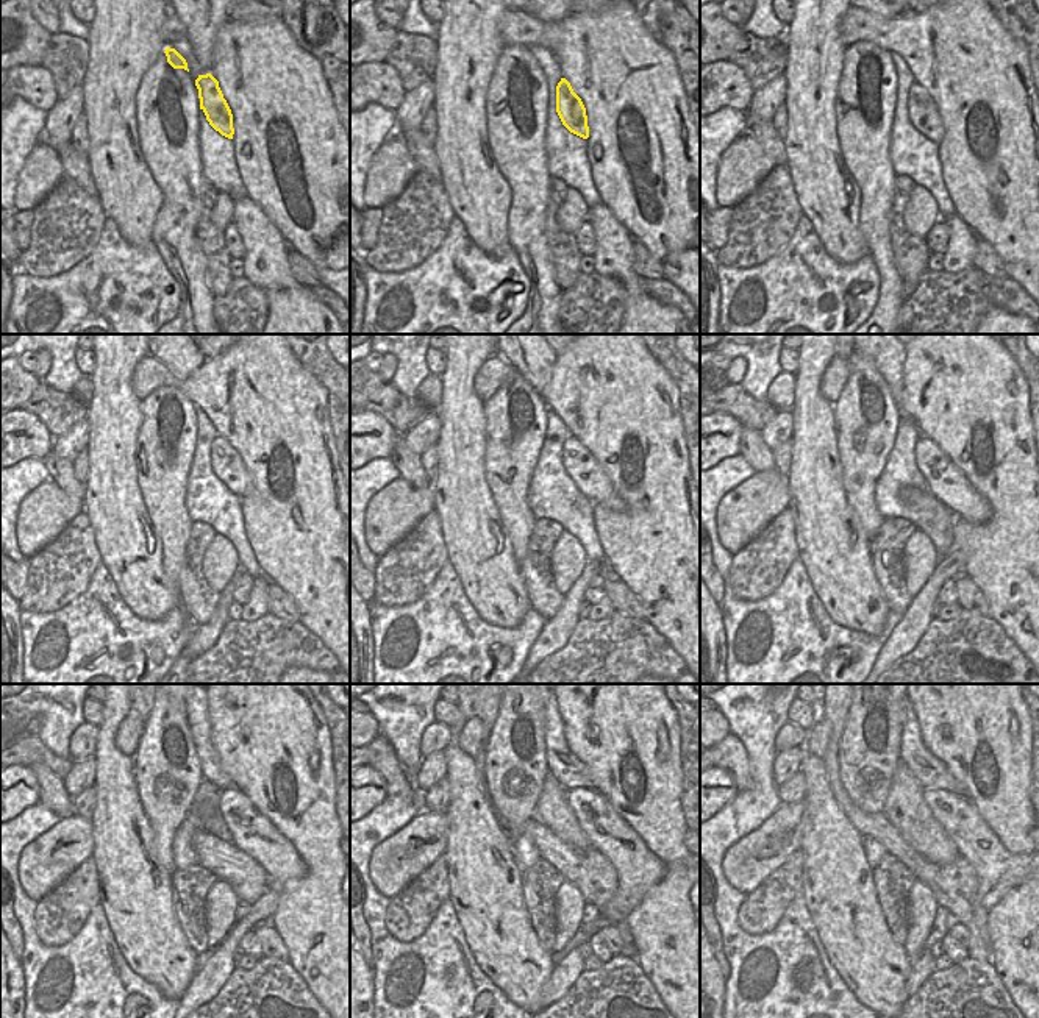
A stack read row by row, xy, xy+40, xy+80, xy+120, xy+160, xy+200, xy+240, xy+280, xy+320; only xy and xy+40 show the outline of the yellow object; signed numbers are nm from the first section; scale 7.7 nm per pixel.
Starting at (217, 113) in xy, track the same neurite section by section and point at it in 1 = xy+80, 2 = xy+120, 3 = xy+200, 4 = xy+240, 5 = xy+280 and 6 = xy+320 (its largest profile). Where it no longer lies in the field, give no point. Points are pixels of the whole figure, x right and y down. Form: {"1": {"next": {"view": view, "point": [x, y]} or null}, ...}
{"1": {"next": {"view": "xy+80", "point": [922, 111]}}, "2": {"next": {"view": "xy+120", "point": [227, 464]}}, "3": {"next": {"view": "xy+200", "point": [947, 483]}}, "4": {"next": {"view": "xy+240", "point": [252, 832]}}, "5": {"next": {"view": "xy+280", "point": [608, 832]}}, "6": {"next": {"view": "xy+320", "point": [997, 870]}}}

